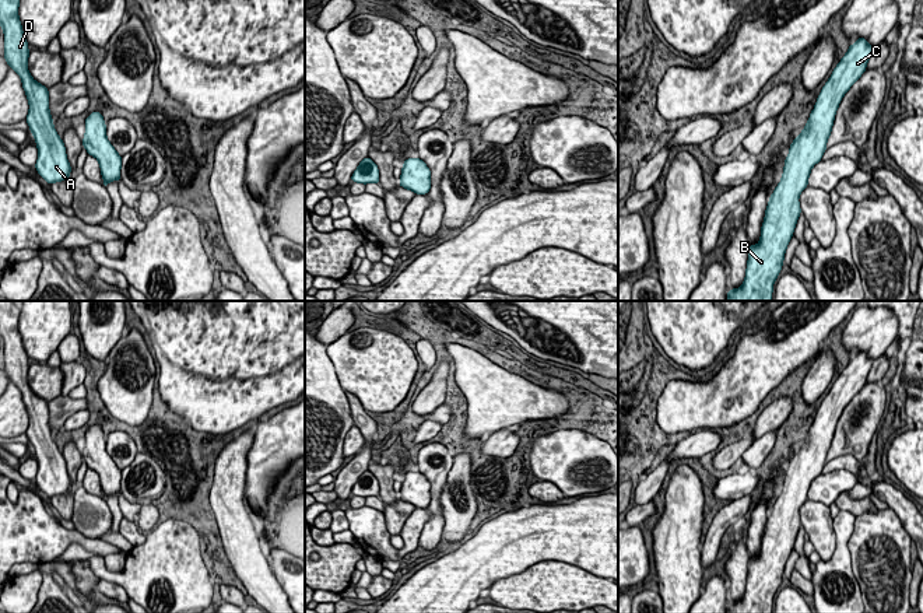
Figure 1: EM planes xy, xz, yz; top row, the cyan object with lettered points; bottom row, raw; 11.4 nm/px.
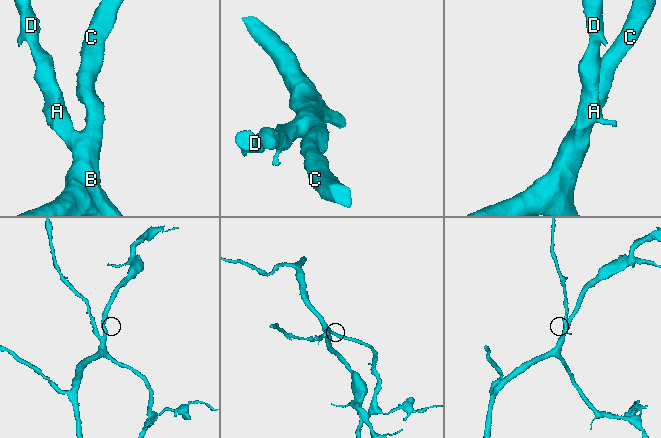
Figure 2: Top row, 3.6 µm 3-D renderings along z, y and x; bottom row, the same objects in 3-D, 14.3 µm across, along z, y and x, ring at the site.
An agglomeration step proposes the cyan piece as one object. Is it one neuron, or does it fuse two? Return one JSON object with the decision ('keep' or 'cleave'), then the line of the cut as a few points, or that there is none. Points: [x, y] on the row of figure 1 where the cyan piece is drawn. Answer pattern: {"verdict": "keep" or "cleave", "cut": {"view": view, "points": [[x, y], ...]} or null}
{"verdict": "keep", "cut": null}

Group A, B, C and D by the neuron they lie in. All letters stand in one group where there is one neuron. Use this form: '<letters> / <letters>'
A B C D

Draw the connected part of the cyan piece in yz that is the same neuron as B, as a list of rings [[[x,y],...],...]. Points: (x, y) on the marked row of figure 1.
[[[856,39],[822,87],[807,125],[790,144],[789,155],[785,160],[782,179],[769,197],[766,206],[759,242],[748,246],[748,262],[744,283],[740,288],[727,290],[729,301],[772,301],[773,283],[782,270],[786,248],[793,237],[801,213],[799,203],[800,193],[808,185],[808,176],[813,167],[821,161],[827,150],[827,141],[832,132],[835,113],[843,95],[866,71],[873,49],[874,46],[871,46],[867,39]]]

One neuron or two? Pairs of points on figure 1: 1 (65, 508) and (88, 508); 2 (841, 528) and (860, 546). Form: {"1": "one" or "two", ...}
{"1": "two", "2": "two"}

